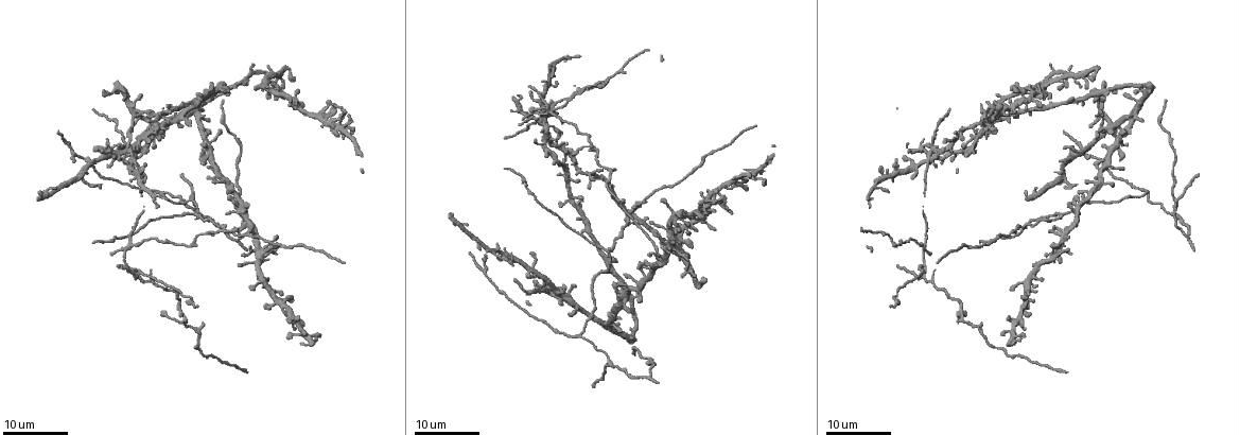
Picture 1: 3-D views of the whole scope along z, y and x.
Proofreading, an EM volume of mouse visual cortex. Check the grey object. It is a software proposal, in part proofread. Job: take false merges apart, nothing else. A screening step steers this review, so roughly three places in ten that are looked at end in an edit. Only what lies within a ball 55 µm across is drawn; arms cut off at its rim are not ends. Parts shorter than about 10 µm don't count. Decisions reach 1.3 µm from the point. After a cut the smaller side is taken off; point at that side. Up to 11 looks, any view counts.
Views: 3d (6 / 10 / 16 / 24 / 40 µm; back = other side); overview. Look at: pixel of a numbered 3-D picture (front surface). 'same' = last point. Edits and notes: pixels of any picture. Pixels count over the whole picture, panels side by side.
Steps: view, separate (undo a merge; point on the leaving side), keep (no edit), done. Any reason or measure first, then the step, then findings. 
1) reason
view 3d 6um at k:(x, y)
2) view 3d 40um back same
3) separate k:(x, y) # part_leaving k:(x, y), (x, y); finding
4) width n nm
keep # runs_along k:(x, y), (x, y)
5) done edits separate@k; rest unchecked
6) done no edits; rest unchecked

two arms in line, one across
view 3d 24um at 1:(543, 110)

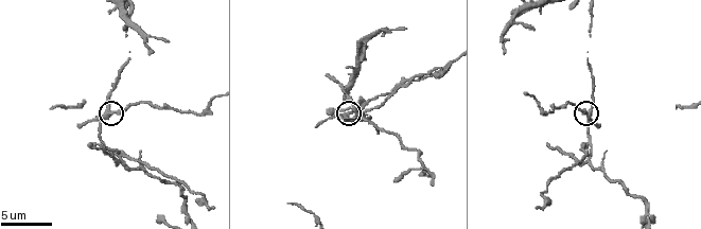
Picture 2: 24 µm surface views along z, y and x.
view 3d 6um at 2:(585, 115)

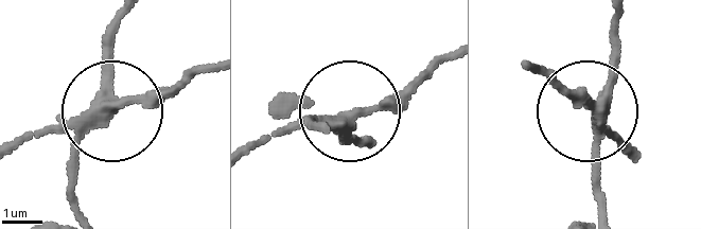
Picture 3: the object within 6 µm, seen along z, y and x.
view 3d 6um back at 3:(352, 116)

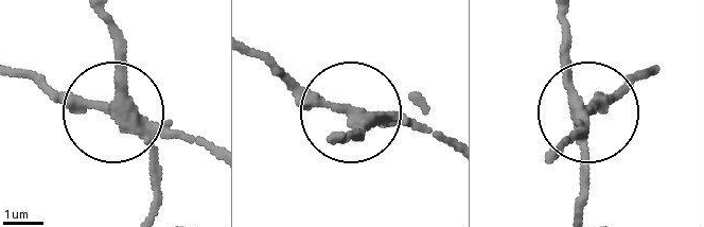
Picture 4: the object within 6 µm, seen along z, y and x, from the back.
width 290 nm
separate 4:(75, 97) # part_leaving 4:(125, 115), (57, 101), (17, 74); a second neuron is stuck on

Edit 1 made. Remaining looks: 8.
view 3d 10um at 2:(360, 113)

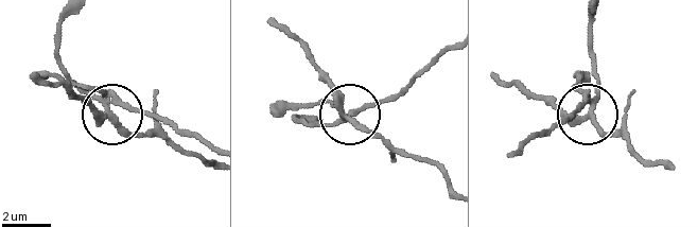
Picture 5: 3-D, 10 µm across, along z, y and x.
view 3d 6um at 5:(115, 113)

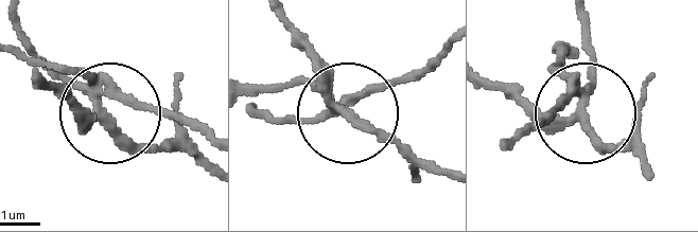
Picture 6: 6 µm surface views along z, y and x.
width 240 nm
separate 6:(54, 64) # part_leaving 6:(96, 97), (112, 91), (204, 125); two neurons meet here

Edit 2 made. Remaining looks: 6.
four or more arms meet
view 3d 16um at 1:(272, 77)

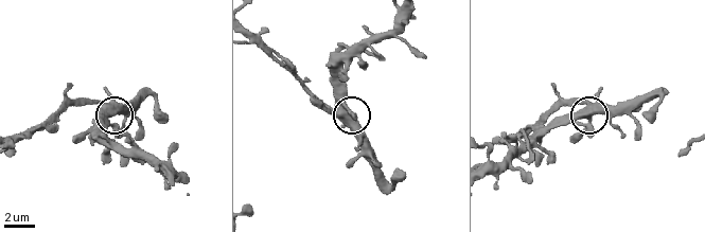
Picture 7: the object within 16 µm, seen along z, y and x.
closer look
view 3d 10um at 7:(110, 114)

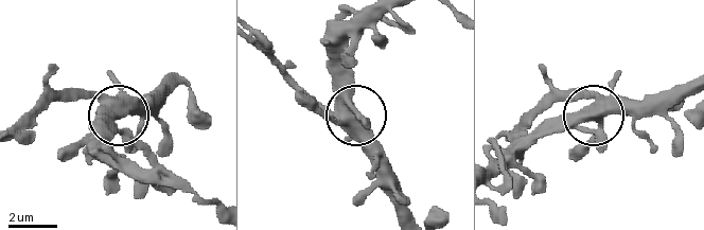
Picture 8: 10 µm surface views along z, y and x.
arms 5
keep # continuous, no second neuron

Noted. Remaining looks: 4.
four-way junction
view 3d 24um at 1:(1063, 169)

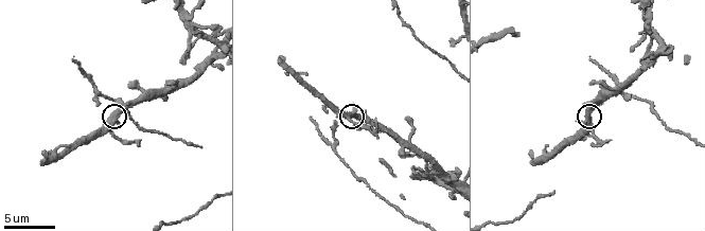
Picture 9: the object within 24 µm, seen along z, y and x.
zoom in
view 3d 10um at 9:(111, 116)

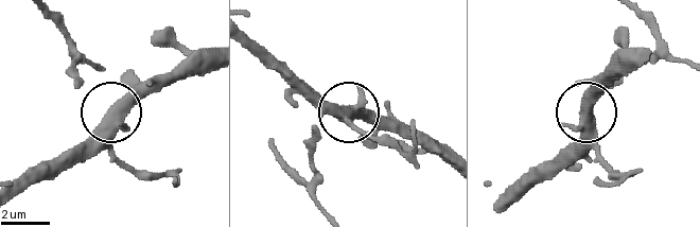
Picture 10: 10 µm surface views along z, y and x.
width 400 nm
keep # continuous, no second neuron

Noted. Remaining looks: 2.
branch point
view 3d 16um at 1:(573, 336)

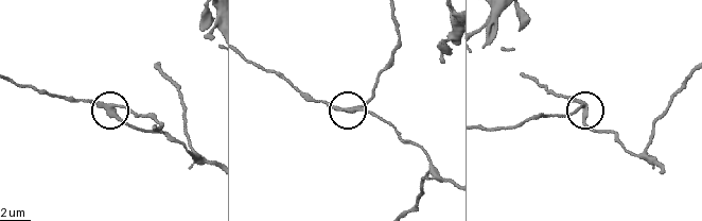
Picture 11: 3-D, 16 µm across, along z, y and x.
view 3d 6um at 11:(350, 111)

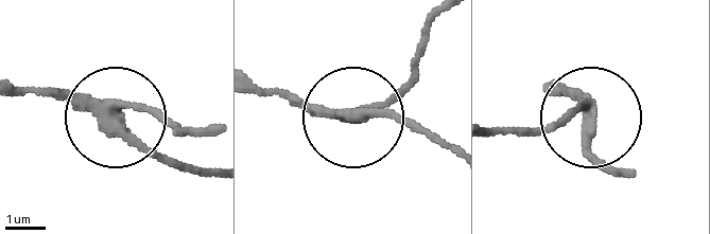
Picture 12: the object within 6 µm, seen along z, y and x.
separate 12:(170, 125) # part_leaving 12:(120, 107), (197, 127); a second neuron is stuck on

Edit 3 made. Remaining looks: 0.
done edits separate@4, separate@6, separate@12; rest unchecked

